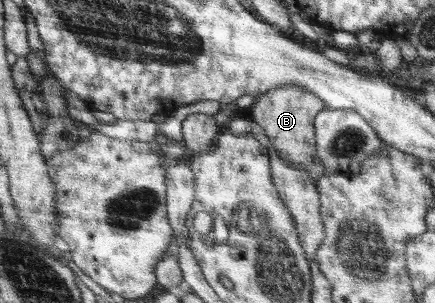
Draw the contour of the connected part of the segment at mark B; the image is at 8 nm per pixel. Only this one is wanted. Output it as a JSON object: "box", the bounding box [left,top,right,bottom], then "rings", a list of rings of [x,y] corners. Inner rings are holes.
{"box":[246,86,327,177],"rings":[[[279,86],[278,89],[258,96],[246,114],[265,130],[269,142],[281,158],[294,167],[325,177],[327,172],[325,165],[321,163],[321,158],[318,157],[314,130],[314,118],[321,112],[321,108],[323,108],[323,100],[315,97],[315,94],[311,94],[309,90],[301,86]]]}

